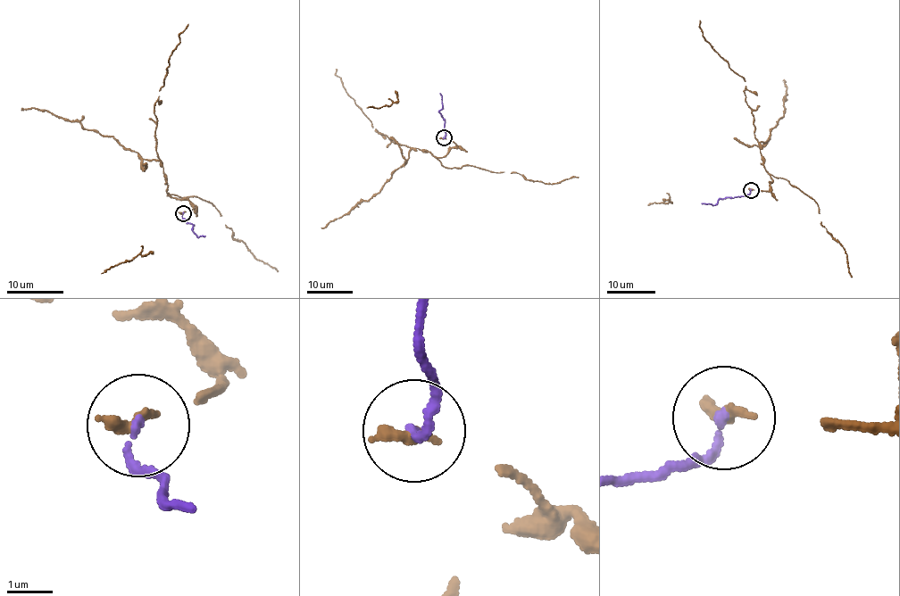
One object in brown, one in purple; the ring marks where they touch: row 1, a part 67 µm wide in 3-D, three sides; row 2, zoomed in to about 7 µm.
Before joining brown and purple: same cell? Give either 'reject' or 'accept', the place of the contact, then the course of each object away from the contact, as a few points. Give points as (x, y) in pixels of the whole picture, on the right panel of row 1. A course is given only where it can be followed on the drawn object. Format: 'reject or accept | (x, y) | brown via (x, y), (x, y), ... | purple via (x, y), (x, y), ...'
reject | (751, 190) | brown via (751, 190), (769, 189), (772, 178), (754, 134), (745, 81), (712, 48), (700, 20) | purple via (751, 190), (748, 194), (718, 200), (714, 204), (701, 203)

